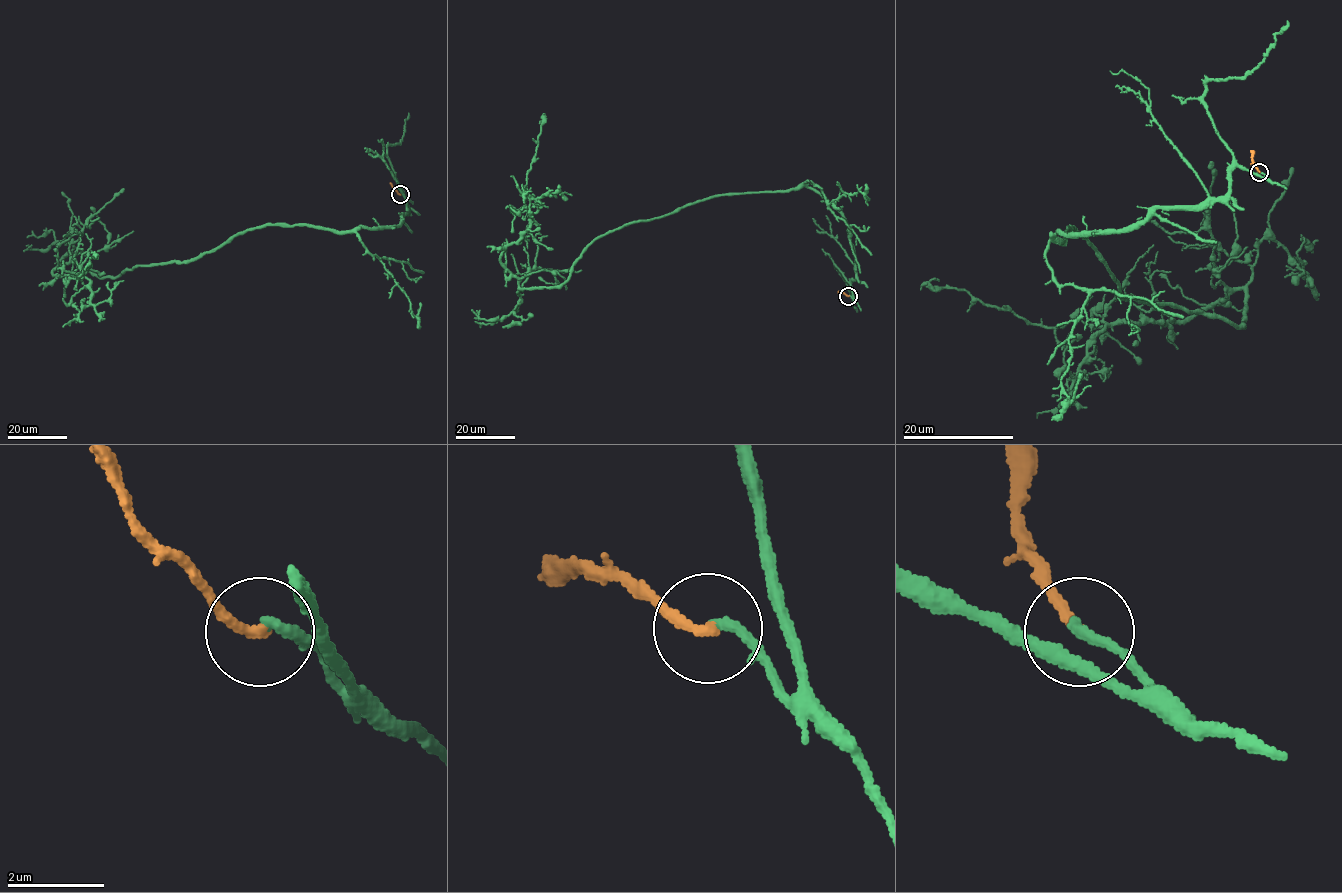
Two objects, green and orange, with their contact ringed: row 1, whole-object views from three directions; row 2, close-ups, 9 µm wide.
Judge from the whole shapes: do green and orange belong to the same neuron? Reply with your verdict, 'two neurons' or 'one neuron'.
one neuron

